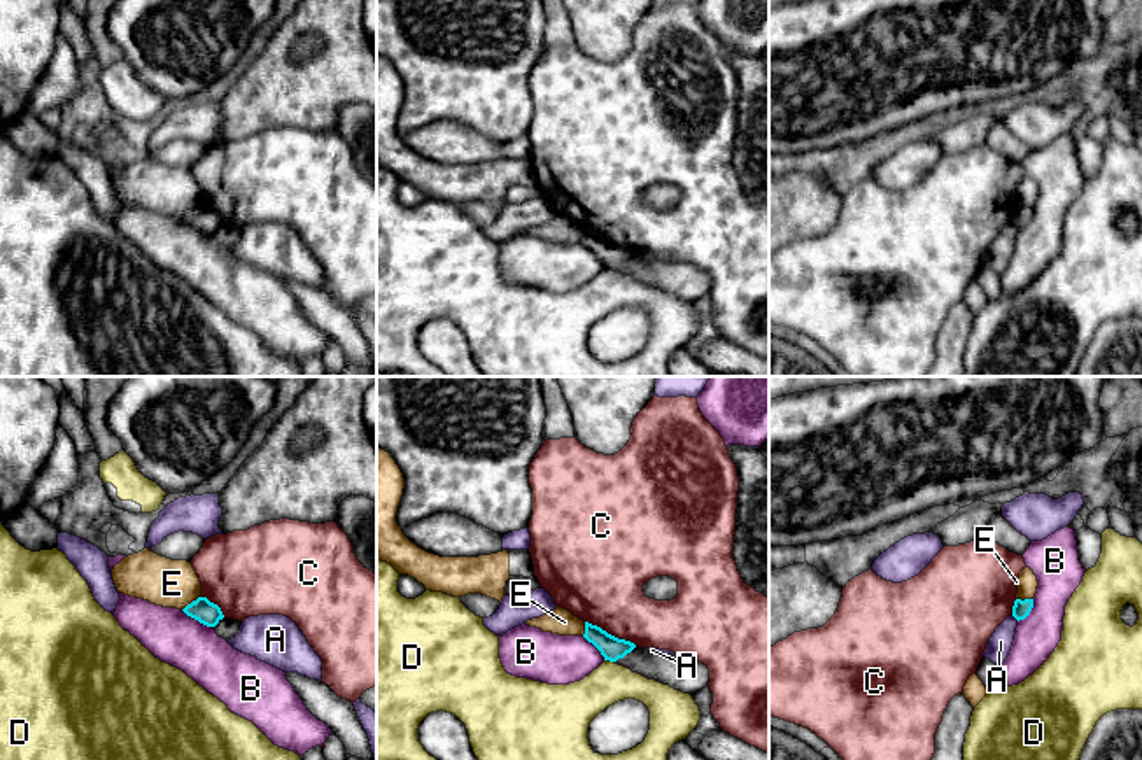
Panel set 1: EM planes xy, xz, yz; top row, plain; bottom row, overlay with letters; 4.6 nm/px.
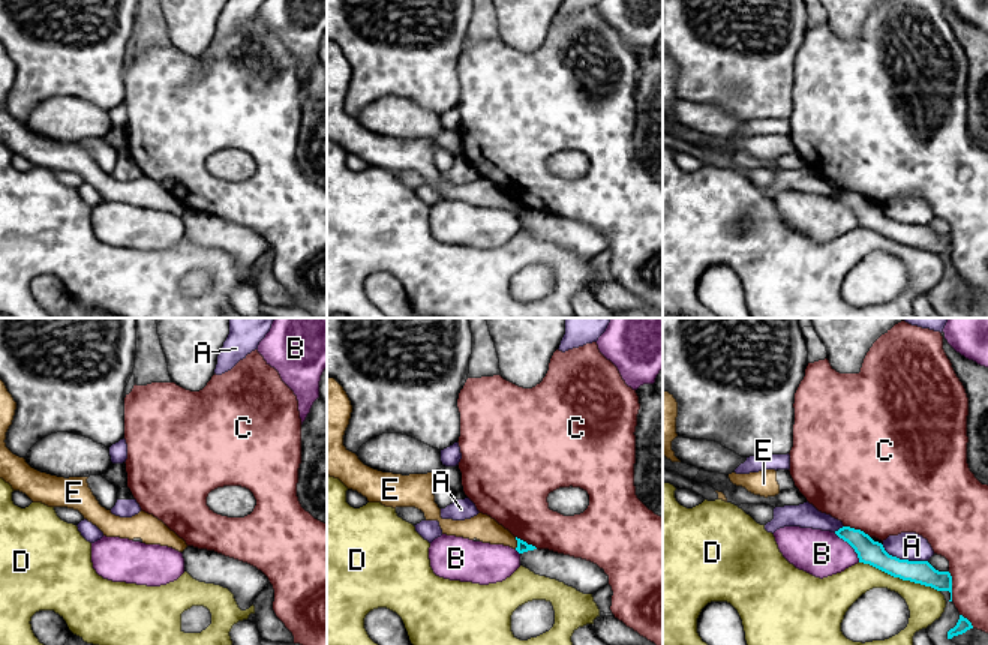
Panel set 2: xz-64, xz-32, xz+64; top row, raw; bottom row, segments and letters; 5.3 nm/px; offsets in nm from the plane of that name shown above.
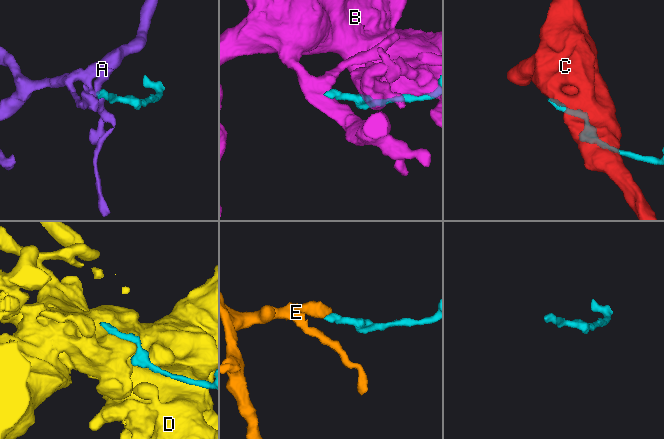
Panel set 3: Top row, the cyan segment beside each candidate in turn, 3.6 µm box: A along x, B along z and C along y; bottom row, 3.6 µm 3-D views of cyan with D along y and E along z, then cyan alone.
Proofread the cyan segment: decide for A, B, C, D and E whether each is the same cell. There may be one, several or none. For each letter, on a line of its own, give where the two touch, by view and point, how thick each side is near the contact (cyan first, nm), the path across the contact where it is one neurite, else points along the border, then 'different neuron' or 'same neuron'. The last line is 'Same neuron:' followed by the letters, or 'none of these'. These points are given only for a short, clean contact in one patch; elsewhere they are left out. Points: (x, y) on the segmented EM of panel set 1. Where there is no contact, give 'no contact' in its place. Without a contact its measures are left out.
A: yz (1015, 617) | 80/110 nm | same neuron
B: xy (197, 619) | 110/240 nm | different neuron
C: xz (610, 634) | 110/380 nm | different neuron
D: xz (610, 661) | 110/200 nm | different neuron
E: xy (193, 601) | 110/220 nm | along xy (200, 596), (183, 610) | different neuron
Same neuron: A

